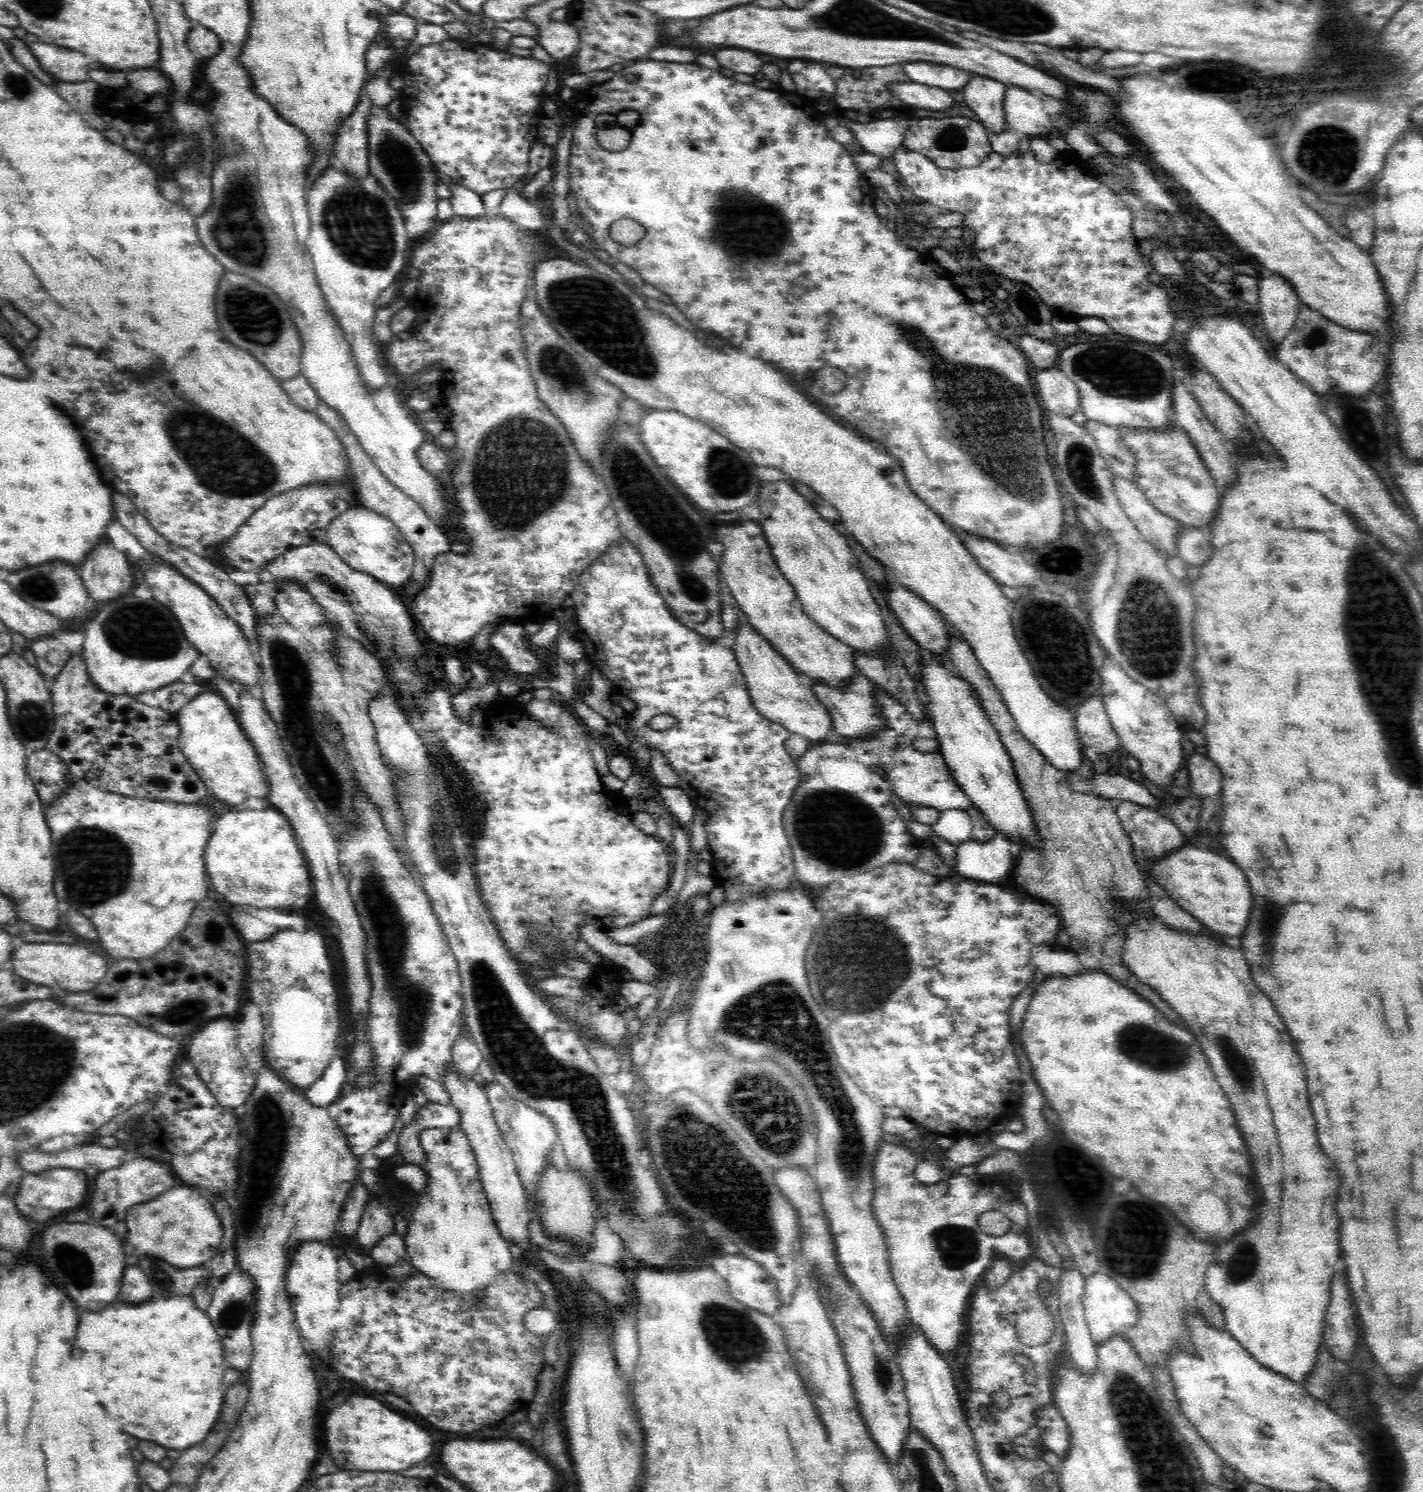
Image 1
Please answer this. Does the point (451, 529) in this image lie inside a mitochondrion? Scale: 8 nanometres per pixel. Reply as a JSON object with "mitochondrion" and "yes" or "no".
{"mitochondrion":"no"}

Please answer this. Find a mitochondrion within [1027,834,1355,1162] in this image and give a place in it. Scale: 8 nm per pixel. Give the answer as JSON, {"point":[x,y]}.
{"point":[1159,1051]}

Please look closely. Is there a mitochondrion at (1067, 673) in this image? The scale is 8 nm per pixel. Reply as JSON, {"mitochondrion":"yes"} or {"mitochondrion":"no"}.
{"mitochondrion":"yes"}

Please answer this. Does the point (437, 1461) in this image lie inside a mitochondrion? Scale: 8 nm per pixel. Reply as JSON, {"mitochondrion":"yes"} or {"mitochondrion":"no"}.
{"mitochondrion":"no"}

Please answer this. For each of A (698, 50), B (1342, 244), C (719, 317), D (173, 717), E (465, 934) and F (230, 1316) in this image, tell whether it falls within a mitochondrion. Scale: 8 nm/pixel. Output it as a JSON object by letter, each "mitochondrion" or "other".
{"A":"other","B":"other","C":"other","D":"other","E":"other","F":"mitochondrion"}

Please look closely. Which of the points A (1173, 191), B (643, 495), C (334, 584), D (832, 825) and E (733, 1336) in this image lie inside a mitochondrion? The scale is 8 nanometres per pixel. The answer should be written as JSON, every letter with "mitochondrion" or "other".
{"A":"other","B":"mitochondrion","C":"mitochondrion","D":"mitochondrion","E":"mitochondrion"}

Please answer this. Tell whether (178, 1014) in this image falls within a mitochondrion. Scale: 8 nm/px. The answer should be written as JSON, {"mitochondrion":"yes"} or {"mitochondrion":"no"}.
{"mitochondrion":"yes"}

